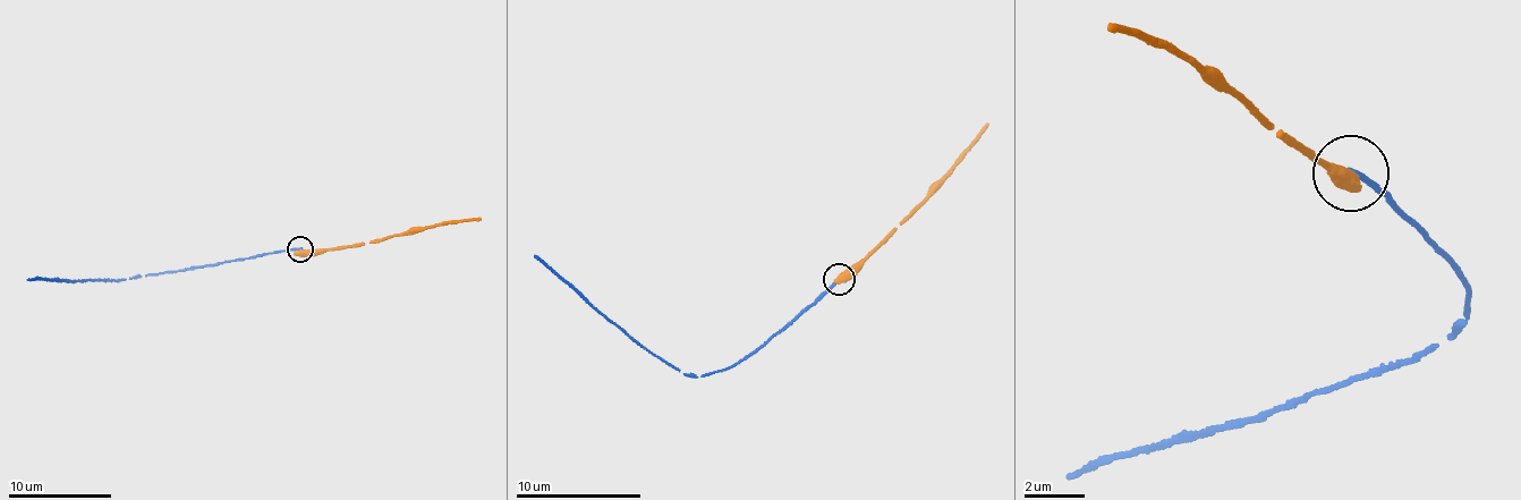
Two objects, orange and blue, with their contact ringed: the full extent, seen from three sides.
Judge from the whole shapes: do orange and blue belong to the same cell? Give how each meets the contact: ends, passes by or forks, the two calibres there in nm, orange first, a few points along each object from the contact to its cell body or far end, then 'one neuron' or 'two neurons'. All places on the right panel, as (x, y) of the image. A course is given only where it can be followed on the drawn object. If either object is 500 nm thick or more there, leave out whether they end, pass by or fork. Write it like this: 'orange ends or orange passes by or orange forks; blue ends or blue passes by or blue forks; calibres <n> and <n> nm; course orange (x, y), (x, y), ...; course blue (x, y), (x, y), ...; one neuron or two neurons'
calibres 600 and 150 nm; course orange (1352, 175), (1283, 140), (1192, 64), (1107, 32); course blue (1352, 175), (1453, 264), (1467, 320), (1439, 344), (1336, 386), (1067, 474); two neurons

